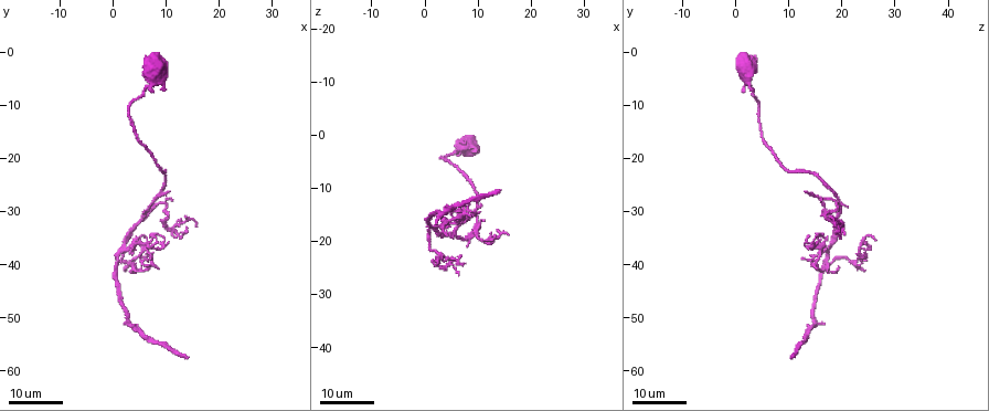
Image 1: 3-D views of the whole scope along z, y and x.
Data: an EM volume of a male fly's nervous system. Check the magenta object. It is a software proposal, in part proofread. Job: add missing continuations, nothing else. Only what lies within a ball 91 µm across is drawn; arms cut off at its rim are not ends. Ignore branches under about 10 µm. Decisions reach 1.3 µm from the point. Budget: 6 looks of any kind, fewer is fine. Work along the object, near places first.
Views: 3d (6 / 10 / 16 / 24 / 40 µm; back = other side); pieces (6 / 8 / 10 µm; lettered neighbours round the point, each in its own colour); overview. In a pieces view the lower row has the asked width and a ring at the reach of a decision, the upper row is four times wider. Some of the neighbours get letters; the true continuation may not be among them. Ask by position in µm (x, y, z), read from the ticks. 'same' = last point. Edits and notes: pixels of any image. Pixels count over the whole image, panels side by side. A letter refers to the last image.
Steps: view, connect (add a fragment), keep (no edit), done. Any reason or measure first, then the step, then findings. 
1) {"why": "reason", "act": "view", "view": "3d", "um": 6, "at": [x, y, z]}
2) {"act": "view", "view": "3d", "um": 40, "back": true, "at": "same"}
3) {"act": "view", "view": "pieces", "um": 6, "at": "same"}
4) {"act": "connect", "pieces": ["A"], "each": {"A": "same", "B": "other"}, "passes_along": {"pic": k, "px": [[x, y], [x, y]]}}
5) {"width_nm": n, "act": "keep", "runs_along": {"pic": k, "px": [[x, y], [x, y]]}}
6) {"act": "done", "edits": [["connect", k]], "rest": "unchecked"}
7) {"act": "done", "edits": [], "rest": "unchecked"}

{"why": "an open end", "act": "view", "view": "3d", "um": 16, "at": [8.0, 37.5, 24.0]}

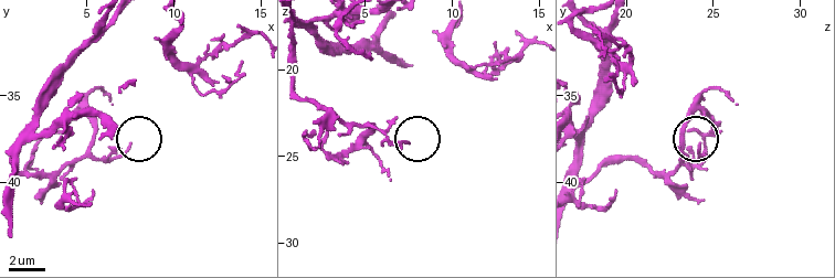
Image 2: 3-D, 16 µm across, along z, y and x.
{"act": "view", "view": "pieces", "um": 10, "at": [7.5, 37.9, 24.3]}

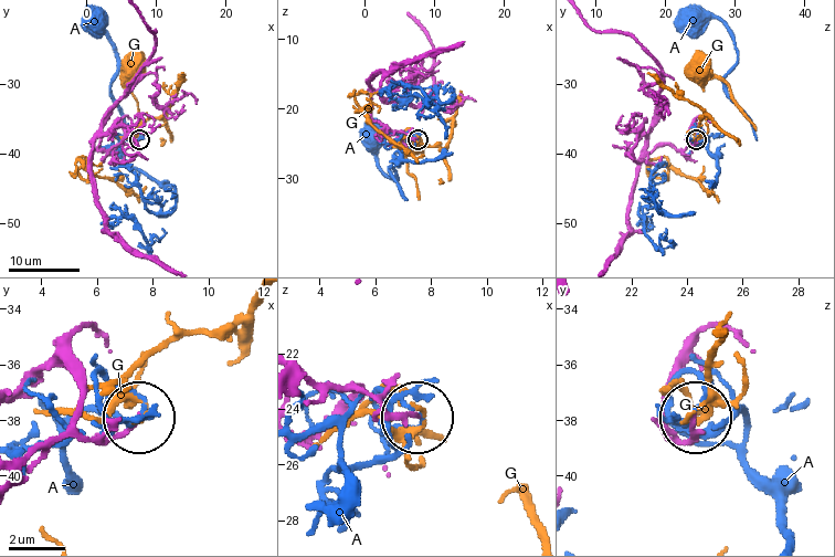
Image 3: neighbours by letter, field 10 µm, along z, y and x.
{"act": "keep", "each": {"A": "other", "G": "other"}, "runs_along": {"pic": 3, "px": [[386, 100], [371, 91], [372, 118], [415, 138]]}, "found": "no lettered fragment goes on from it"}

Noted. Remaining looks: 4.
{"why": "end of a long branch", "act": "view", "view": "3d", "um": 16, "at": [5.5, 40.5, 19.0]}

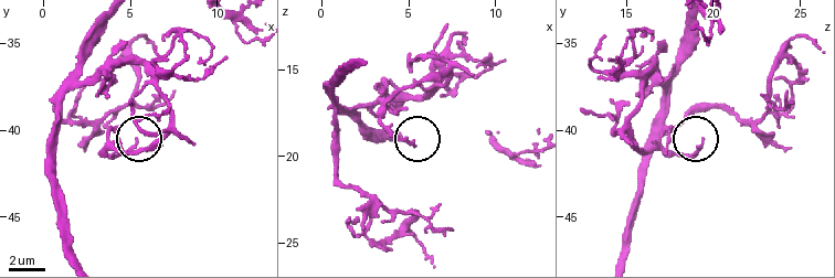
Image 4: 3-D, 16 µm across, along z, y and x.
{"act": "view", "view": "pieces", "um": 10, "at": [5.3, 40.5, 19.5]}

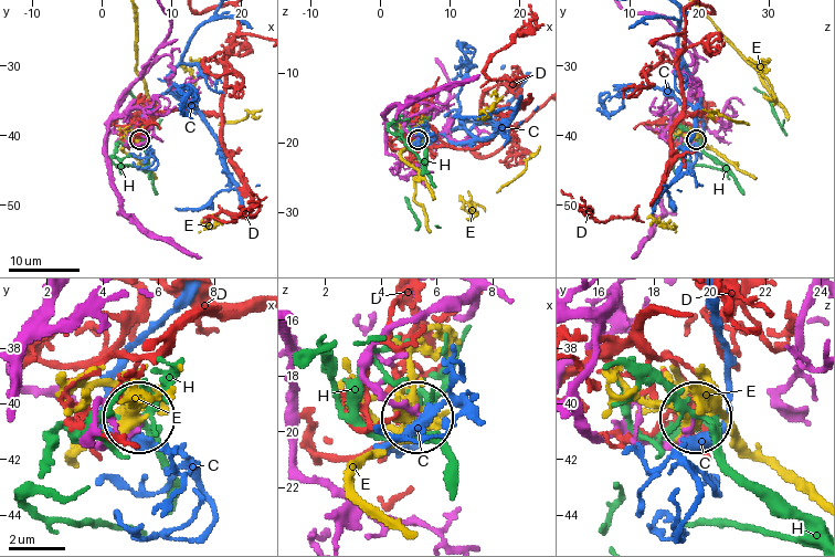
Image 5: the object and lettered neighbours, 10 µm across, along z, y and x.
{"width_nm": 160, "act": "keep", "each": {"C": "other", "D": "other", "E": "other", "H": "other"}, "found": "none of them fits"}

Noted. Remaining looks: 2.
{"why": "an open end", "act": "view", "view": "3d", "um": 16, "at": [7.0, 39.0, 12.5]}

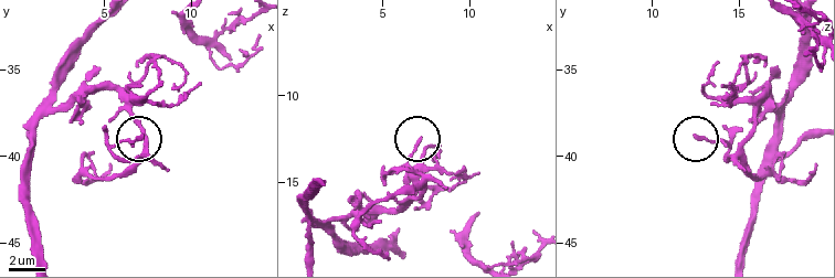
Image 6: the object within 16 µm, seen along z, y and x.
{"act": "view", "view": "pieces", "um": 10, "at": [7.1, 38.8, 12.5]}

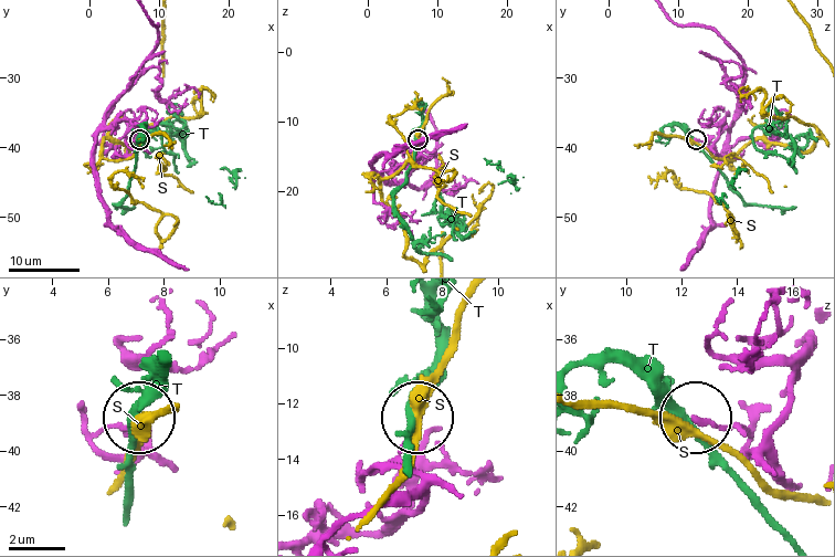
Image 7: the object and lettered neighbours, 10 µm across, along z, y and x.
{"act": "keep", "each": {"S": "other", "T": "other"}, "found": "none of them fits"}

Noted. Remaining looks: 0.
{"act": "done", "edits": [], "rest": "unchecked"}

